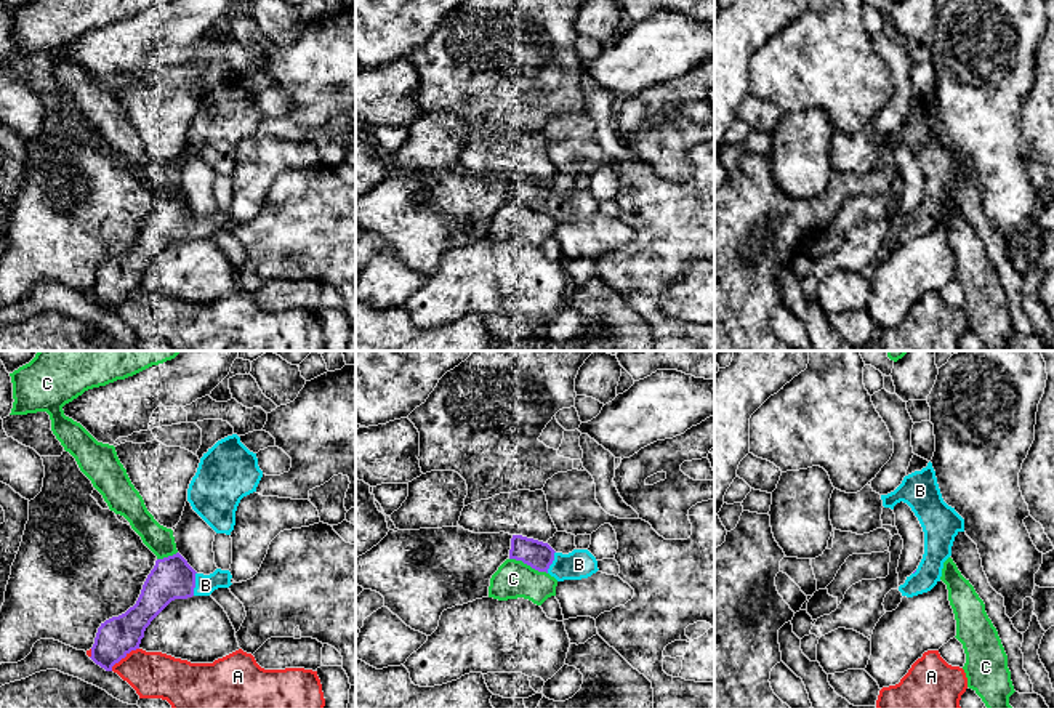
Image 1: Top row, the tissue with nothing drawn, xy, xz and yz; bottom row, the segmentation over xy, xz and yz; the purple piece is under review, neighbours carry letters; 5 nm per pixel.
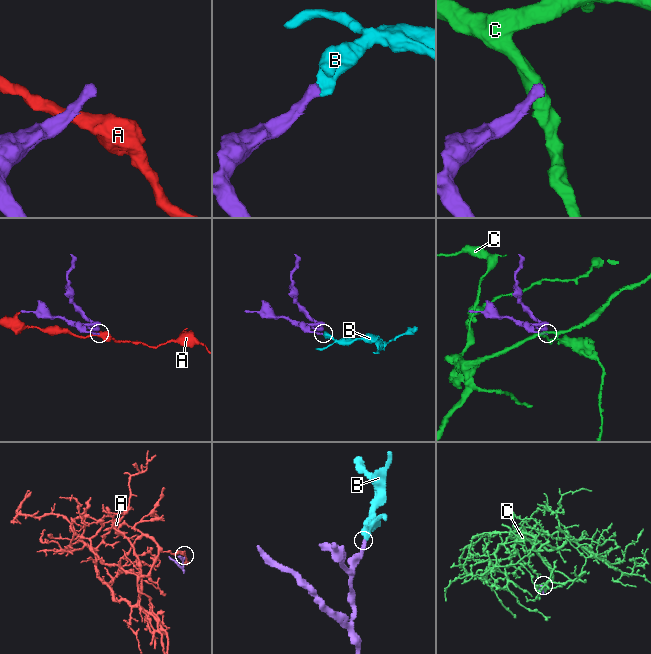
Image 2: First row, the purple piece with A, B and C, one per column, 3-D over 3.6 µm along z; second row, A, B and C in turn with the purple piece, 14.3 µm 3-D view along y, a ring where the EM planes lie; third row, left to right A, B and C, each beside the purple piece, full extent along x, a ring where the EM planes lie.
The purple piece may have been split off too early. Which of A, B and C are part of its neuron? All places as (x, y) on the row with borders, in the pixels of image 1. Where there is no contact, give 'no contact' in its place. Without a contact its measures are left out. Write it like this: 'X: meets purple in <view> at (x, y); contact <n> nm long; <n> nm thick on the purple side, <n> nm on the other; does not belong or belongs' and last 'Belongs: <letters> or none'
A: meets purple in xy at (124, 657); contact 180 nm long; 200 nm thick on the purple side, 240 nm on the other; does not belong
B: meets purple in xy at (194, 583); contact 120 nm long; 220 nm thick on the purple side, 100 nm on the other; belongs
C: meets purple in xz at (529, 564); contact 200 nm long; 140 nm thick on the purple side, 190 nm on the other; does not belong
Belongs: B

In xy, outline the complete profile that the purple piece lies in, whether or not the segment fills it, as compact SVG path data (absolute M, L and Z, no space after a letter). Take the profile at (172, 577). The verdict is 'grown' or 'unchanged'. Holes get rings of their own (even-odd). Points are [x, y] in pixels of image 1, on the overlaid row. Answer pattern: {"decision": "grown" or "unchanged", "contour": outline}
{"decision": "grown", "contour": "M179 553L157 559L136 604L101 623L90 658L112 671L115 663L139 649L146 628L171 601L210 596L218 588L229 588L231 578L231 572L221 569L210 575L197 573Z"}

